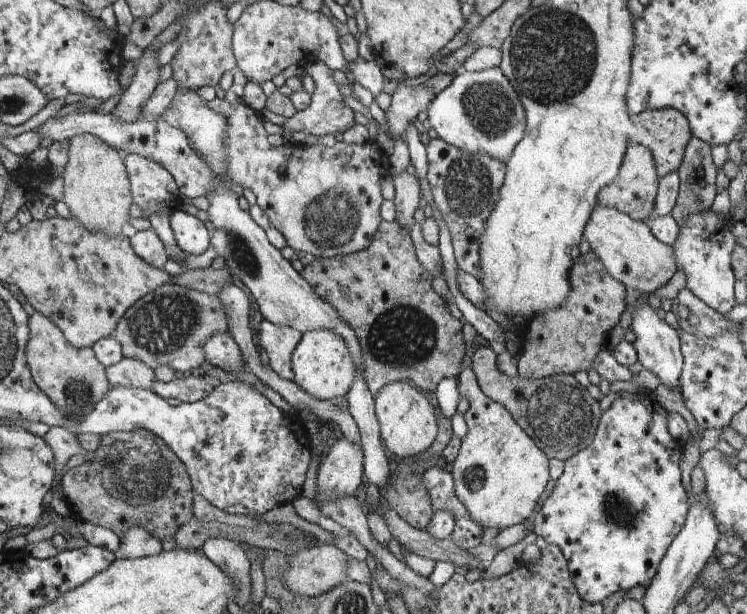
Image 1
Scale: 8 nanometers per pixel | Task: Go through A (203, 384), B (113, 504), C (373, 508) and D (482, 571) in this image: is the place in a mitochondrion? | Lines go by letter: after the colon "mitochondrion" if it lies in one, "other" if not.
A: other
B: mitochondrion
C: other
D: other

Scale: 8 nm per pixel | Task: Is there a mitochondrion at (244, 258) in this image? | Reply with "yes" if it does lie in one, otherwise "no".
yes

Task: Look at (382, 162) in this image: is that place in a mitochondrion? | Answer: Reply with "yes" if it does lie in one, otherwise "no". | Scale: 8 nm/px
no

